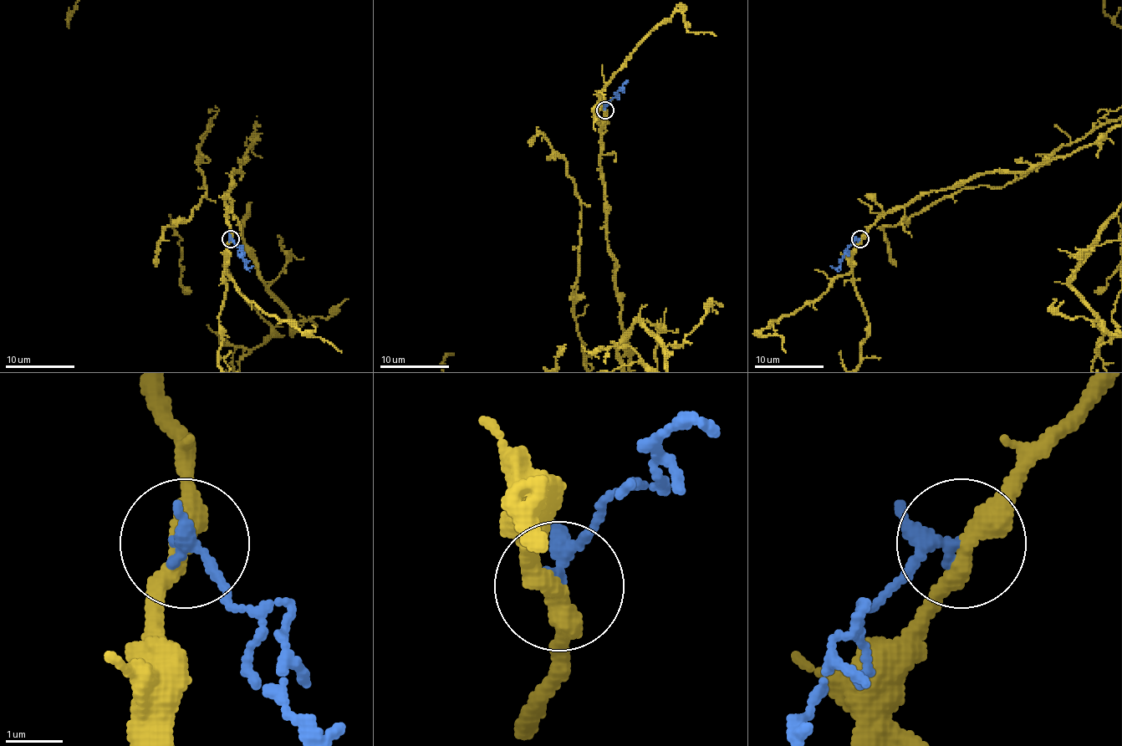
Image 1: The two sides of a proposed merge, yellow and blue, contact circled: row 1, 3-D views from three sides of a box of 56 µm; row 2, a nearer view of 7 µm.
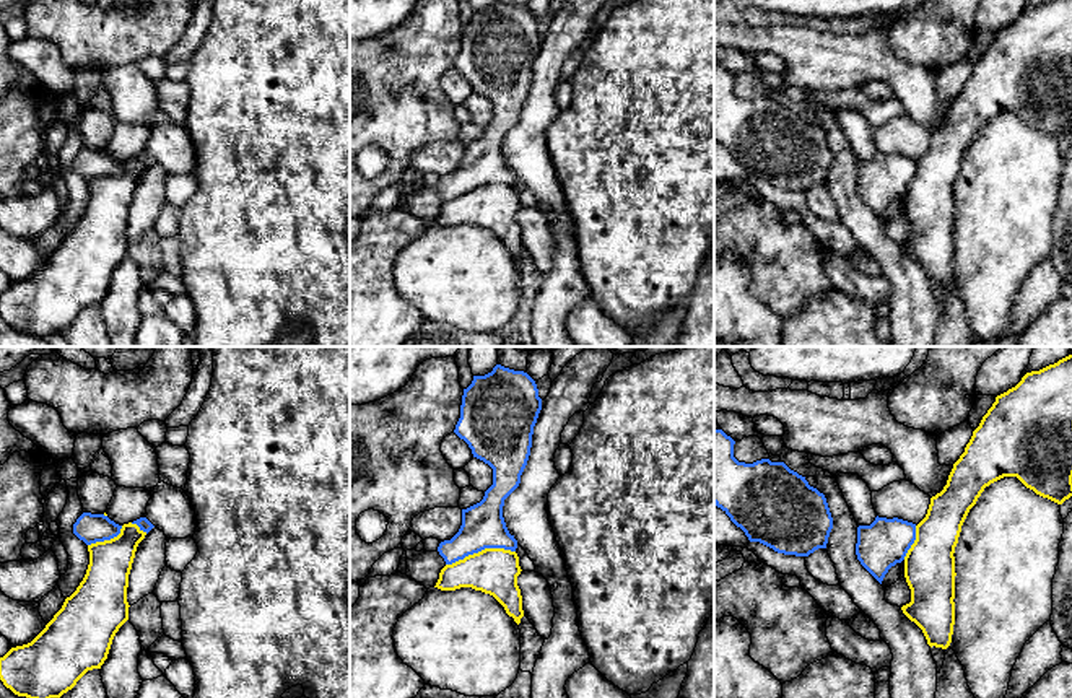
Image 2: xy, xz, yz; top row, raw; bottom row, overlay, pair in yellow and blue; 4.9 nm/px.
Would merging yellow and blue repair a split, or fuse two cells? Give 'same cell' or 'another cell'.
another cell

